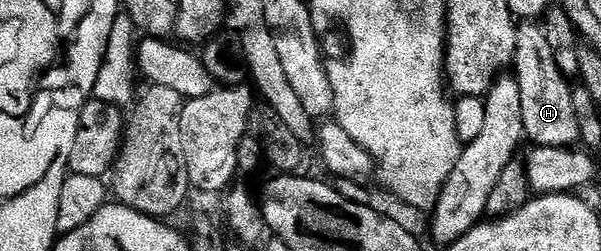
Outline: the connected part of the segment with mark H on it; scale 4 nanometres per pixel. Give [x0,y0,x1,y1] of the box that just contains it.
[515,22,581,148]

